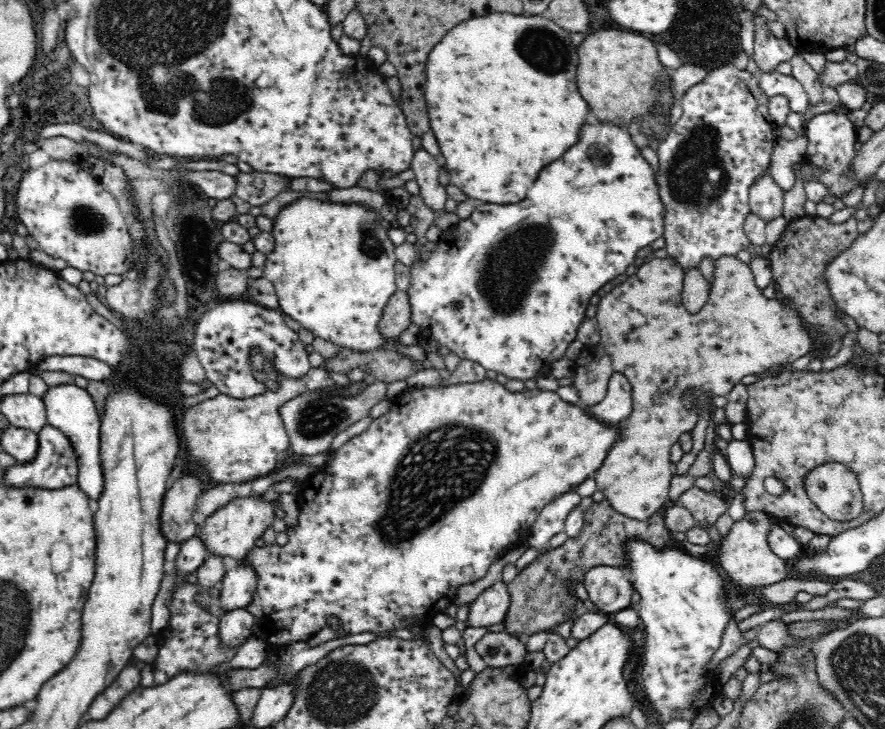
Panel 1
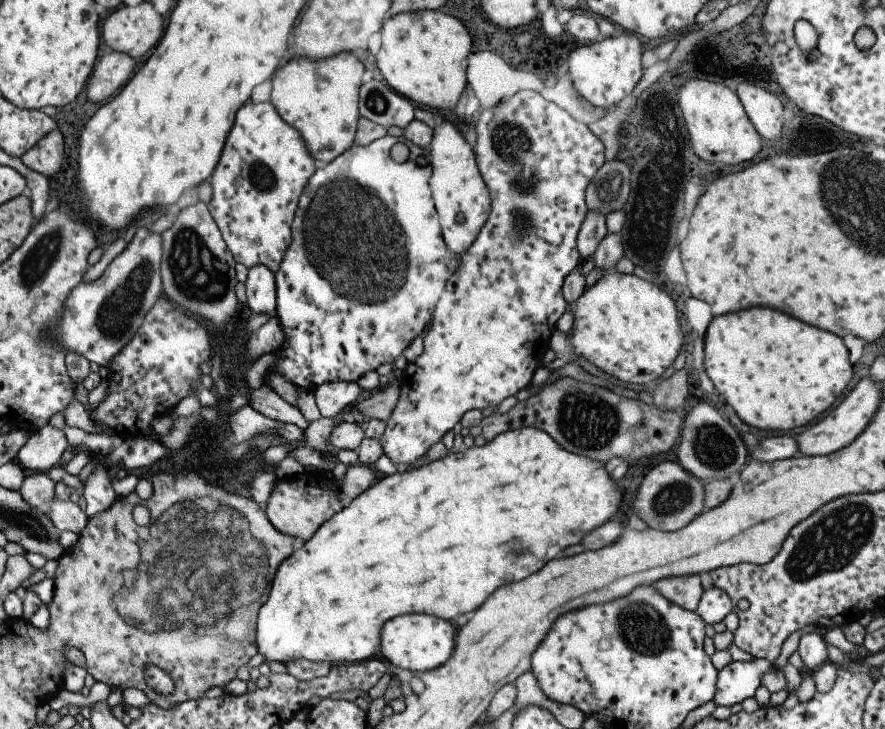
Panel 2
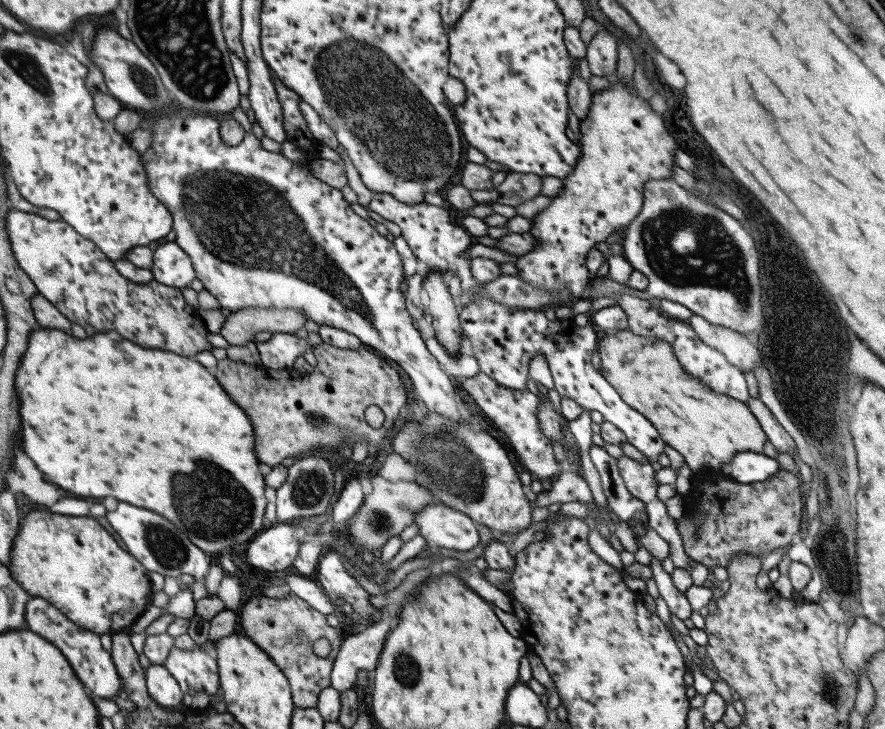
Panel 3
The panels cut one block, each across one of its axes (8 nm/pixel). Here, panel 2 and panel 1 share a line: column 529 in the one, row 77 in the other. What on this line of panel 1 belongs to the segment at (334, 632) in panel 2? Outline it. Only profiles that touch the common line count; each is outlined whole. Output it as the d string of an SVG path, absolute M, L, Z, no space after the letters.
M496 12L490 16L470 18L470 20L460 22L456 28L452 28L452 32L448 32L448 36L444 36L440 44L436 44L436 48L428 56L428 82L426 82L426 104L428 104L430 126L440 144L446 168L450 172L450 182L456 184L468 196L468 200L476 200L482 204L516 206L518 202L522 202L522 198L526 196L526 190L536 180L538 170L562 158L562 154L576 142L578 128L586 120L588 106L578 94L574 74L576 74L576 46L570 42L570 36L564 30L560 30L560 26L556 26L550 18L546 18L546 14L544 16L526 16L526 14L516 16L508 12Z

